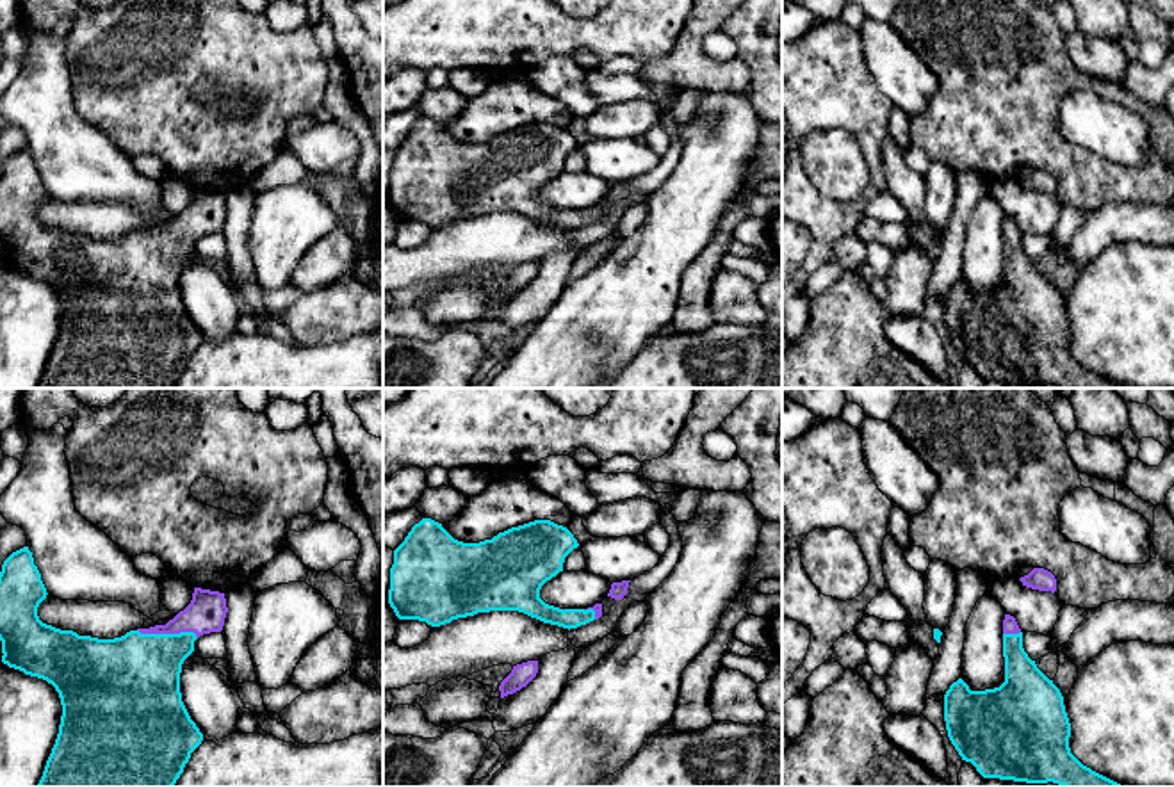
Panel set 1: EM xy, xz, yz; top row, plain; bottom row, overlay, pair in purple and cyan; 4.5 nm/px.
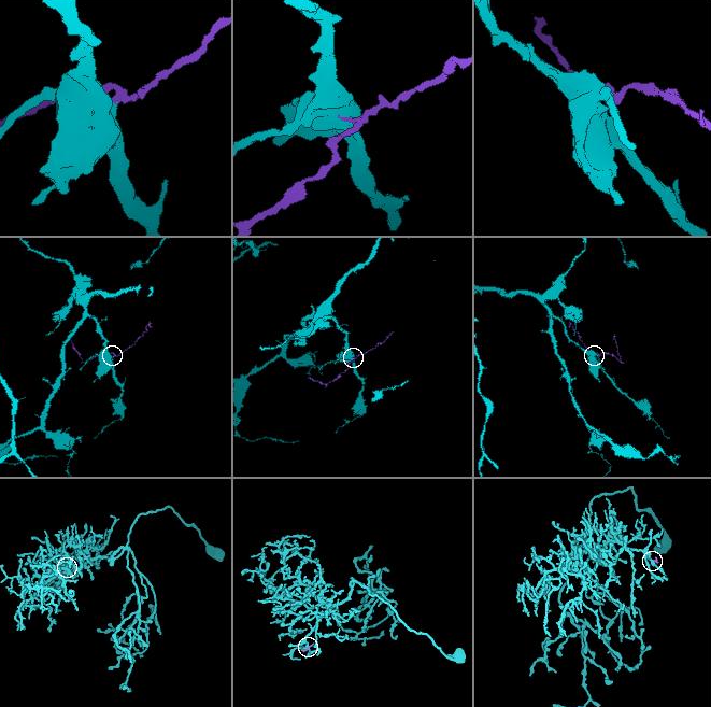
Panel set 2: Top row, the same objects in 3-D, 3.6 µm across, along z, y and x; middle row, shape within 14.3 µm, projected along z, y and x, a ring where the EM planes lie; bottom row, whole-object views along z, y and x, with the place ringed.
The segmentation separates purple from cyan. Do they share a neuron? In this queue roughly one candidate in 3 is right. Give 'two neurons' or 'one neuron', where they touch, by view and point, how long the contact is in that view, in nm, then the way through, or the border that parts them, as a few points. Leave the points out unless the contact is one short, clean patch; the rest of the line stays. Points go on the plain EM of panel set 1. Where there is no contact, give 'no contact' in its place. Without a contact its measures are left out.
one neuron; contact xy (168, 234); length 280 nm; way xy (205, 214), (180, 234), (168, 234), (168, 244), (136, 278)

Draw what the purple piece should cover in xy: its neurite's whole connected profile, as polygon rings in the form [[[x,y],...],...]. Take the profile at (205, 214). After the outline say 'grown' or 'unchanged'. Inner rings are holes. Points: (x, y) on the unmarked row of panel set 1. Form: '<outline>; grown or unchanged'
[[[29,148],[12,153],[0,173],[2,264],[52,285],[62,306],[59,335],[37,388],[173,388],[203,342],[182,303],[182,265],[200,237],[223,231],[224,194],[194,189],[191,205],[166,226],[114,240],[43,224],[37,208],[46,196]]]; grown

